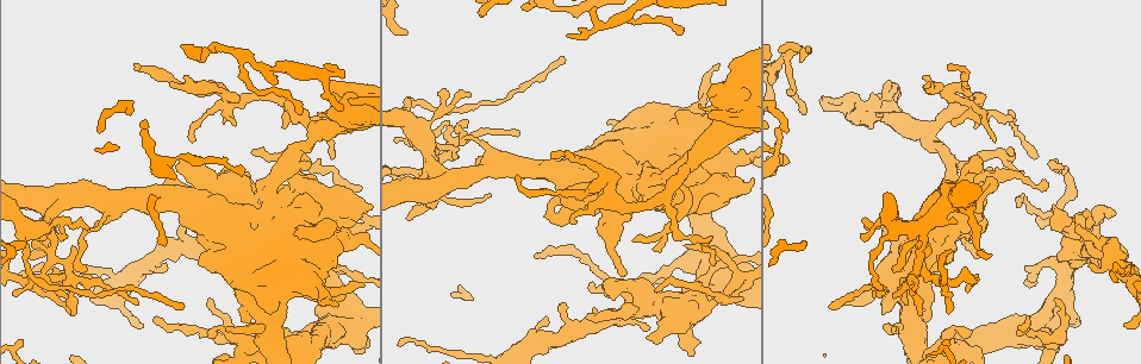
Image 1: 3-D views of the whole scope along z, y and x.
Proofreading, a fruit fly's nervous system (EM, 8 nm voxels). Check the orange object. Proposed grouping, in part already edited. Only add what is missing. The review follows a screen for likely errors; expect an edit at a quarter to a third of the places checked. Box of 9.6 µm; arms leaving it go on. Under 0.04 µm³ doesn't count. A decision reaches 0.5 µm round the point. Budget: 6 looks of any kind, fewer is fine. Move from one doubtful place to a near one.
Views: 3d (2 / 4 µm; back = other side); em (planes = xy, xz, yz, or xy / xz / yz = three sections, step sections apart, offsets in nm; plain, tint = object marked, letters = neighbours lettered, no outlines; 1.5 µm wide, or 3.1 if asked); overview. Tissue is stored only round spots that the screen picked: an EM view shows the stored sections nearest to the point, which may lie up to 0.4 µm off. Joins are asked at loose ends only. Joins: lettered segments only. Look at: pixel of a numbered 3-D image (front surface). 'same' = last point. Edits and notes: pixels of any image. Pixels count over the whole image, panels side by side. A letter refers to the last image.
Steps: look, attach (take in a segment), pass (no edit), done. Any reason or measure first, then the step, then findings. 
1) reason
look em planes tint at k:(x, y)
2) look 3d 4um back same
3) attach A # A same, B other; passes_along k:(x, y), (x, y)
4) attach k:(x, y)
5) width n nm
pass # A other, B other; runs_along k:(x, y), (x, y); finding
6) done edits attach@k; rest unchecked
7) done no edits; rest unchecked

branch stops here
look em planes tint at 1:(655, 291)

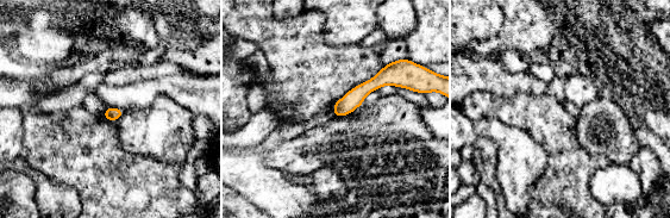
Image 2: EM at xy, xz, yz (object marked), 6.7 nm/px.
what lies round it
look em planes letters same

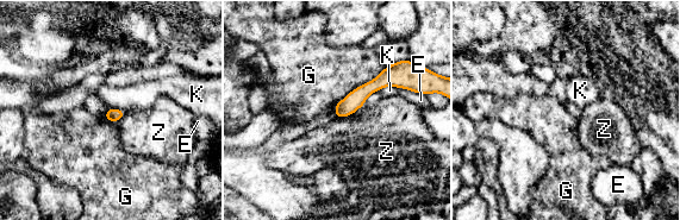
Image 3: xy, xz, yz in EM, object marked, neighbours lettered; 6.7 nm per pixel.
pass # E other, G other, K other, Z other; runs_along 3:(398, 77), (385, 77), (338, 113); no lettered segment goes on from it

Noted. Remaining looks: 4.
free end
look em planes letters at 1:(807, 47)

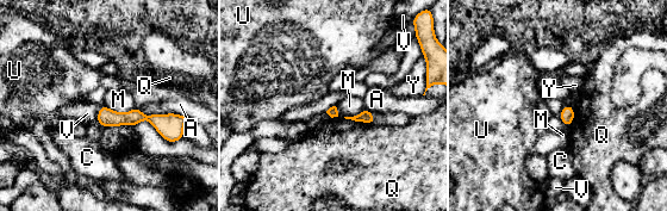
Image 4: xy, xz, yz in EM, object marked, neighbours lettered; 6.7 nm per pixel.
pass # A other, C other, M other, Q other, U other, V other, Y other; border 4:(103, 104), (119, 112), (136, 107); none of them fits

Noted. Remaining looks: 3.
branch stops here
look 3d 2um at 1:(519, 133)

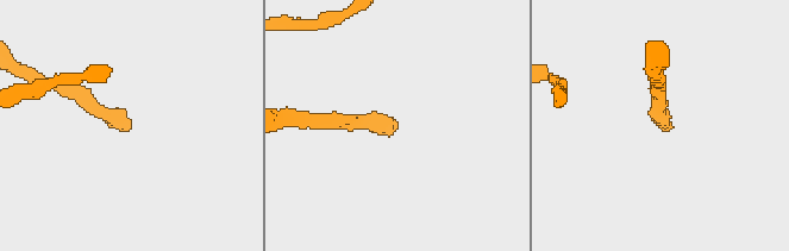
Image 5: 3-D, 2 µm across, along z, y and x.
look em planes letters at 5:(397, 127)

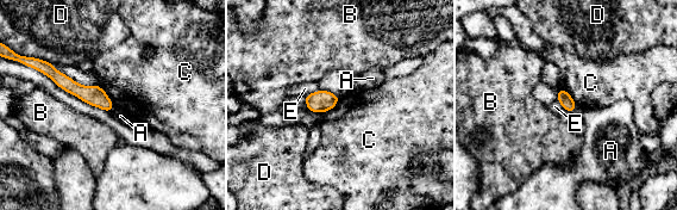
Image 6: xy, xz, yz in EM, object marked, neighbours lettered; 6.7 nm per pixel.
pass # A other, B other, C other, D other, E other; none of them fits

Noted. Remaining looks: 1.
done no edits; rest unchecked

